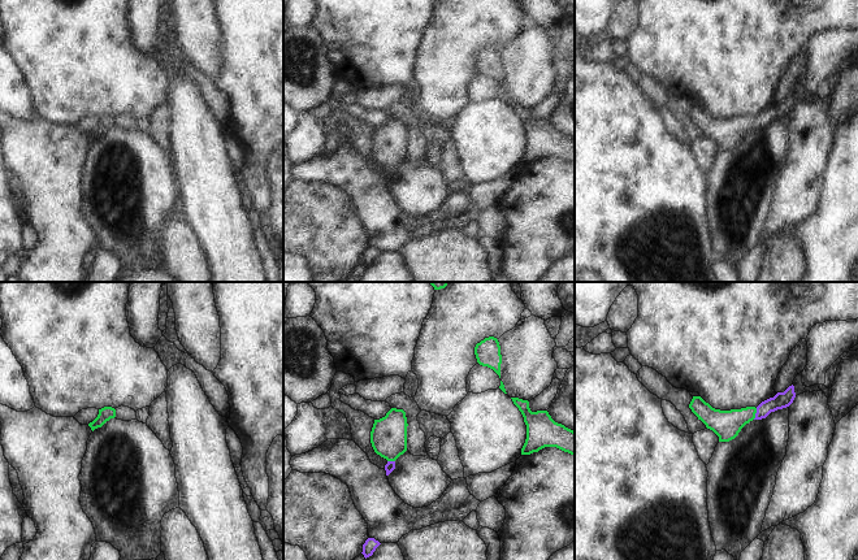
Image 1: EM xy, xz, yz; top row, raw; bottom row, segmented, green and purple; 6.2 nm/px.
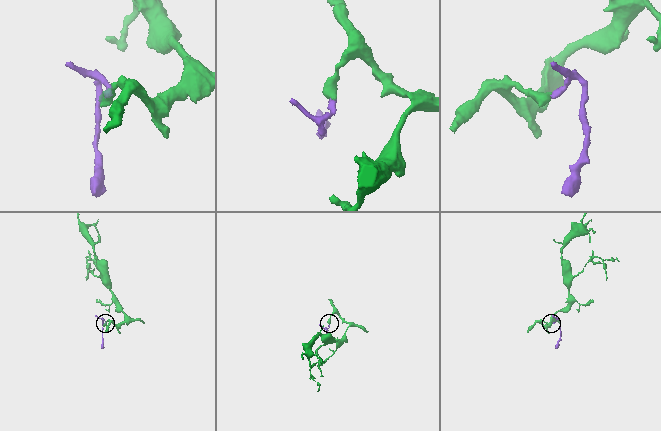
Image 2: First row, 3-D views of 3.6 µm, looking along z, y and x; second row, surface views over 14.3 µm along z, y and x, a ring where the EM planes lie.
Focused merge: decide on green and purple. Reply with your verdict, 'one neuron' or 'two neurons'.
one neuron

